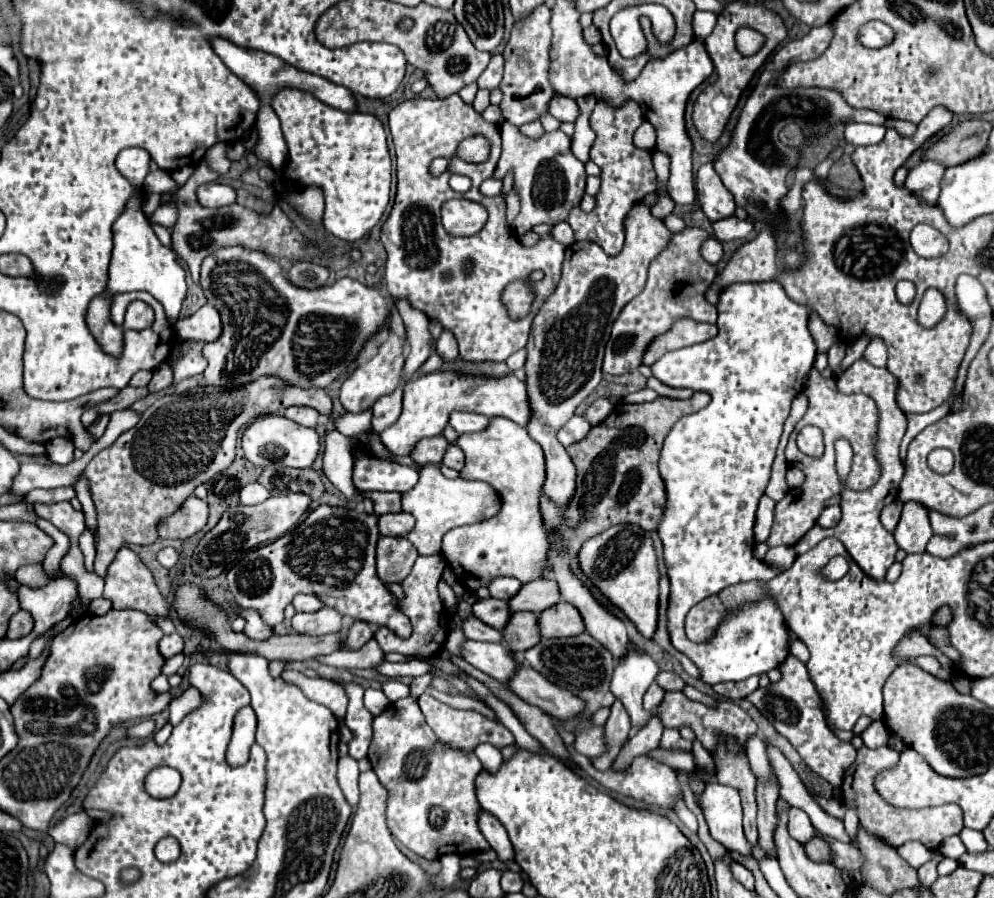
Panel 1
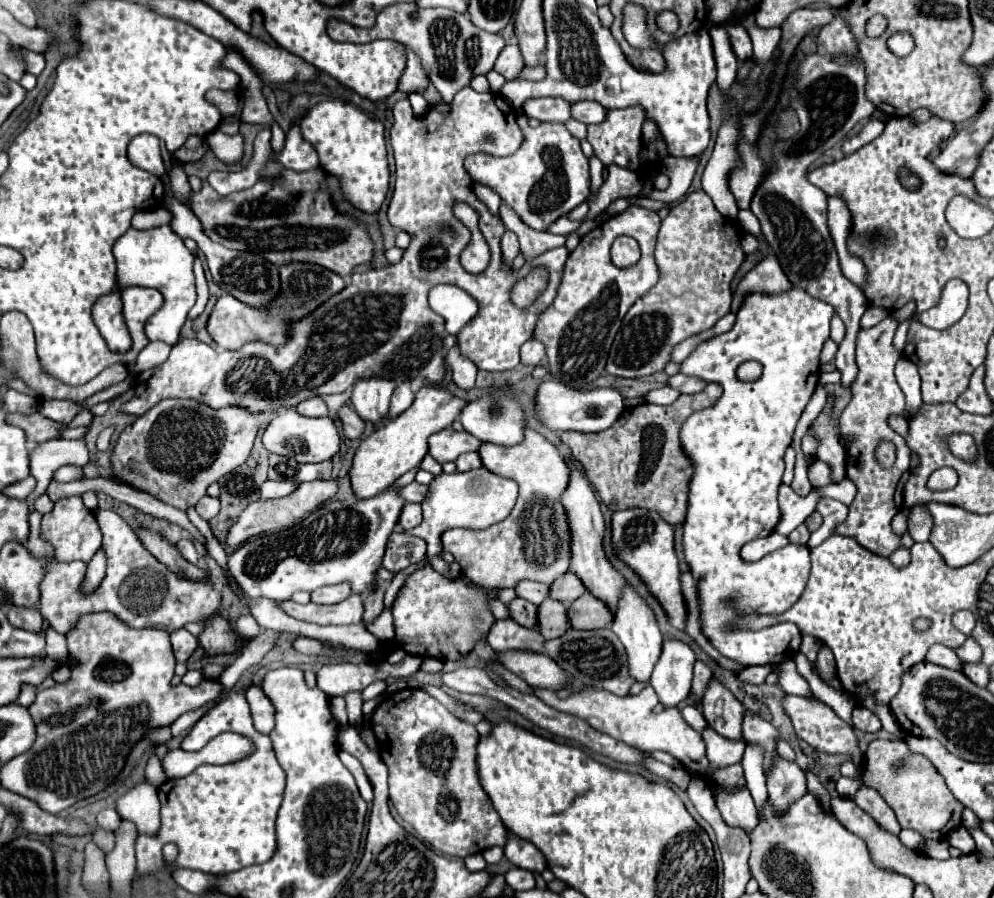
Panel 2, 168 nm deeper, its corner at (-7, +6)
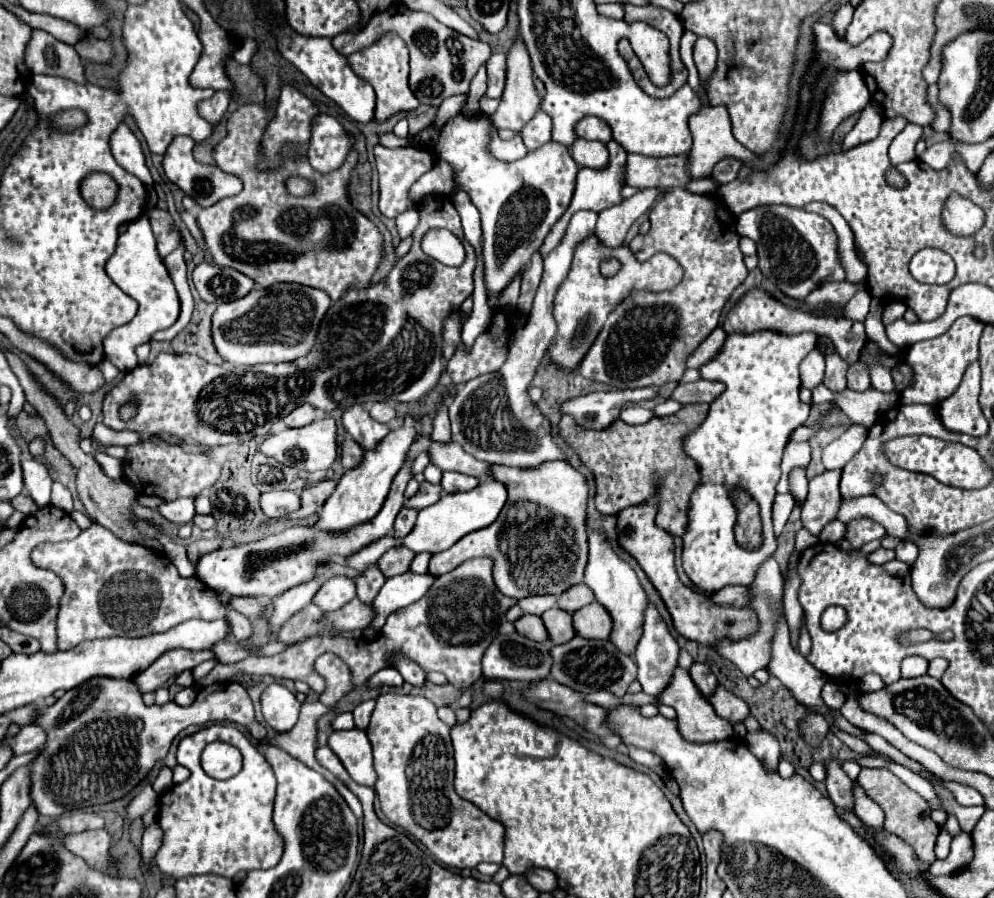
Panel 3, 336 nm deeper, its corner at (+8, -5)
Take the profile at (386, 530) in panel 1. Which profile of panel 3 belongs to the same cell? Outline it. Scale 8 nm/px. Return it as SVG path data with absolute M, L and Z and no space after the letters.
M403 507L395 519L395 537L405 537L407 533L411 533L415 519L417 519L417 509L413 507Z

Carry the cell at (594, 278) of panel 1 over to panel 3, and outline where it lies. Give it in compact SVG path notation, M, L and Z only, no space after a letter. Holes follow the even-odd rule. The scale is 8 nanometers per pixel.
M591 235L585 239L581 247L577 247L571 271L567 279L561 283L555 299L555 321L557 321L557 339L553 341L553 347L549 347L551 357L555 363L559 363L565 369L575 369L581 363L581 357L591 347L593 339L597 337L597 331L603 327L609 311L629 295L633 289L647 289L647 291L665 291L669 287L675 287L683 277L681 265L667 253L657 253L647 261L637 261L629 255L629 249L625 245L617 249L607 249L599 245L597 237ZM607 259L617 259L621 263L621 269L613 277L603 277L599 267Z

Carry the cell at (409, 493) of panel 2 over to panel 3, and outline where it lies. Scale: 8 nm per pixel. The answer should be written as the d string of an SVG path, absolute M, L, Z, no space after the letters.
M423 481L419 491L405 503L407 507L417 507L417 509L423 509L423 507L429 507L433 503L437 503L443 495L443 489L441 485L433 485L429 481Z

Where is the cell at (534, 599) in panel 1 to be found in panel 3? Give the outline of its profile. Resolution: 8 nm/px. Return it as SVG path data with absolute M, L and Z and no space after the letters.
M581 583L581 585L575 585L575 587L571 587L569 591L565 591L565 593L561 595L561 599L557 601L557 607L561 607L561 609L573 613L573 611L585 607L585 603L593 603L593 601L595 601L593 591L591 591L587 585Z

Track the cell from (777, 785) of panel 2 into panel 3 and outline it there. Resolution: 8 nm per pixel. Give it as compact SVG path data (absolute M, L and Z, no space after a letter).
M765 729L749 731L745 735L745 741L747 741L749 751L753 751L753 755L757 755L767 767L777 769L777 759L781 755L781 749L779 749L779 741L773 733L769 733Z

